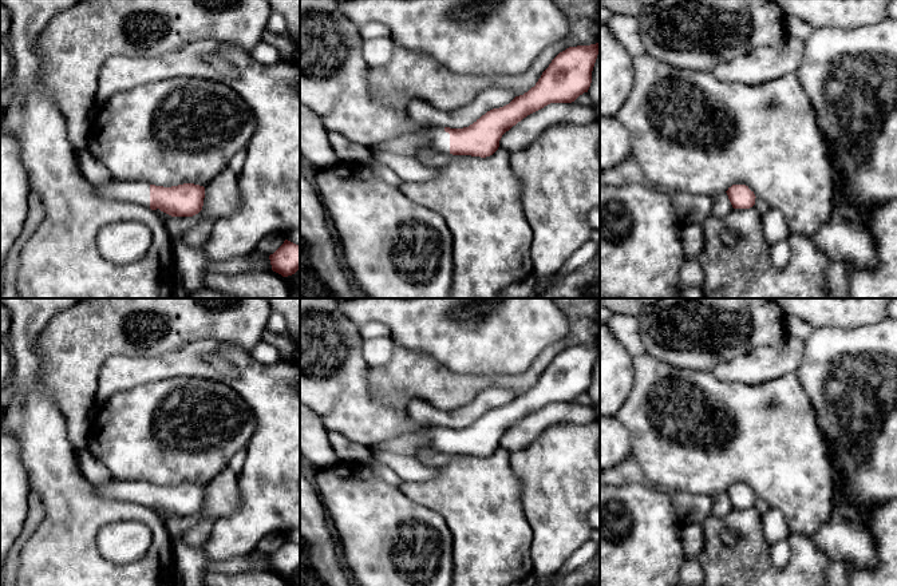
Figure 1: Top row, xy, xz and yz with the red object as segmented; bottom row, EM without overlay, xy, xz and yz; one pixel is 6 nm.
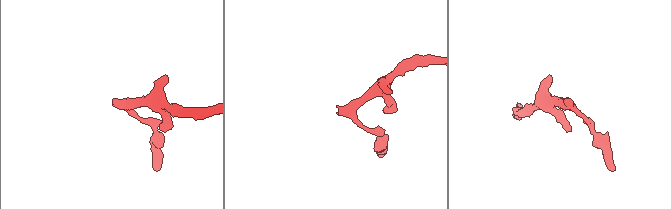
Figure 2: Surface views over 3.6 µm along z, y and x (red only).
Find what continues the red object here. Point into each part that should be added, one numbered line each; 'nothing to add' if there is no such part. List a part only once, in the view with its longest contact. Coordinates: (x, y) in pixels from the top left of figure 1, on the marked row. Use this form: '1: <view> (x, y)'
1: xz (435, 137)

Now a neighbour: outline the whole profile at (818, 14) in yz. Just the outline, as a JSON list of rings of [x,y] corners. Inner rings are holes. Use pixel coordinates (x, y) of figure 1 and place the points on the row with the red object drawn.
[[[774,0],[789,15],[817,28],[853,29],[880,23],[892,0]]]

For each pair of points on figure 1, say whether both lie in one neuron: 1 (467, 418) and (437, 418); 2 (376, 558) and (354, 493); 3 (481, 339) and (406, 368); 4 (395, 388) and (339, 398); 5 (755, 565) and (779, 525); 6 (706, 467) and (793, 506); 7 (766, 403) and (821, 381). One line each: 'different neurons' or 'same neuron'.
1: same neuron
2: same neuron
3: different neurons
4: different neurons
5: different neurons
6: same neuron
7: different neurons

